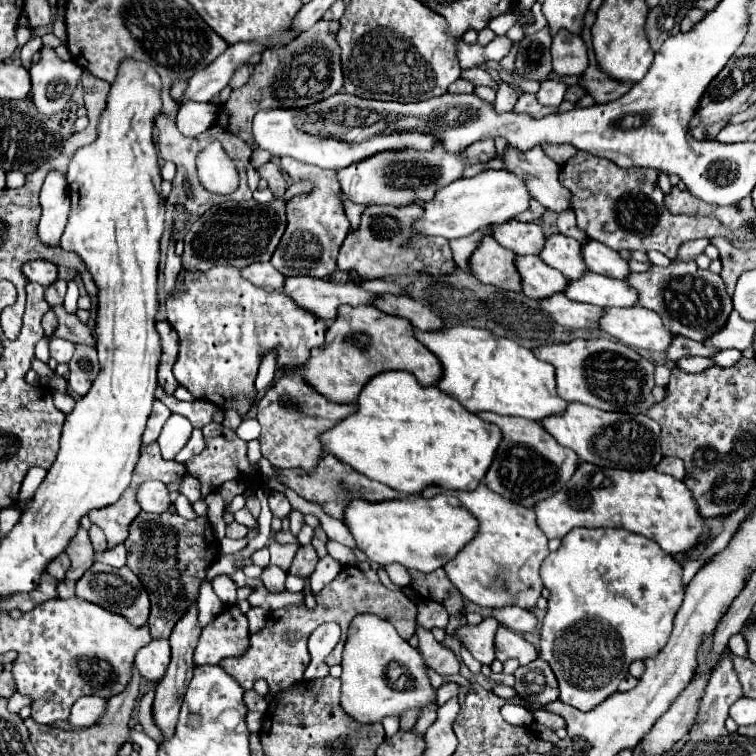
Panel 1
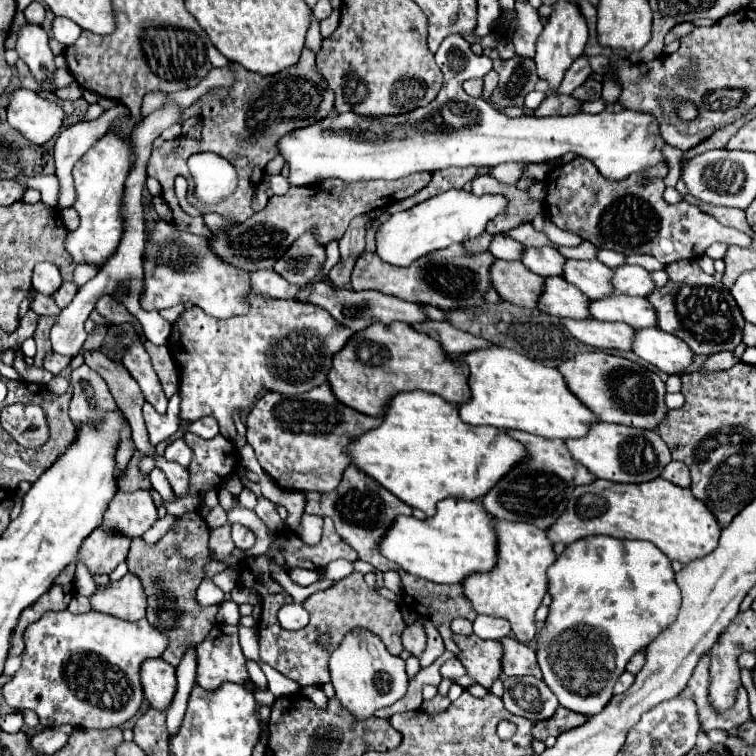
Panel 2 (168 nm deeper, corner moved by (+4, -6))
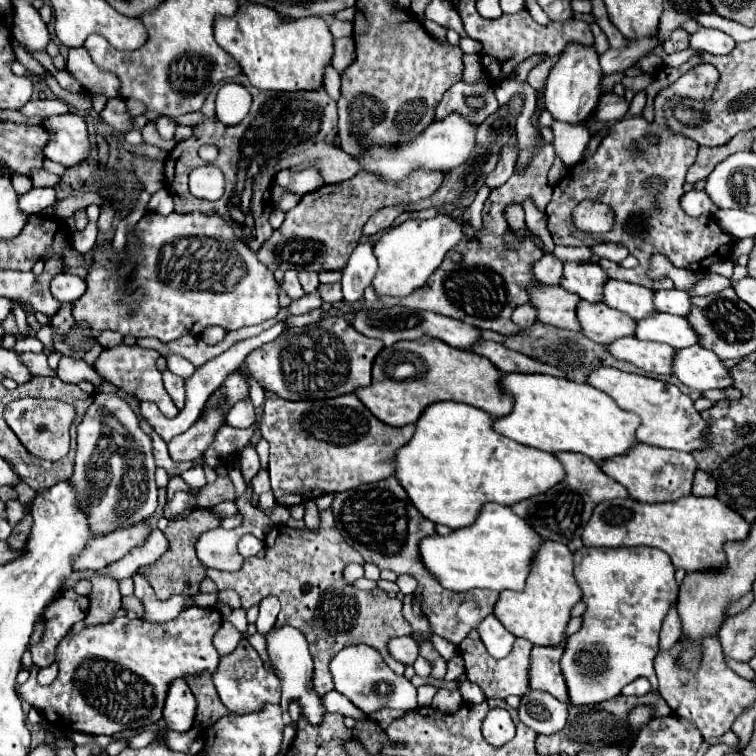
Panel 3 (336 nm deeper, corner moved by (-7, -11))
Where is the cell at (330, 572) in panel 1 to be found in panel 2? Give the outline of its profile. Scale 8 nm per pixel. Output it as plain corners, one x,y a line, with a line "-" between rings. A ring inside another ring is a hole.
335,560
321,570
323,578
331,578
331,580
341,580
341,578
349,576
351,572
353,572
353,564
347,560

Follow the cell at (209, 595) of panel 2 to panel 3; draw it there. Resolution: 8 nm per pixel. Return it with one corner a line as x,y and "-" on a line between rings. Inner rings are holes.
188,607
168,623
146,623
142,619
116,617
112,623
104,623
100,627
86,627
78,633
70,631
56,647
58,677
50,685
42,687
36,681
36,667
32,667
30,679
18,689
20,697
62,733
80,731
88,735
116,735
126,729
146,727
162,717
168,685
176,677
198,675
204,669
210,673
216,671
220,655
212,645
212,635
218,631
220,623
222,615
216,609

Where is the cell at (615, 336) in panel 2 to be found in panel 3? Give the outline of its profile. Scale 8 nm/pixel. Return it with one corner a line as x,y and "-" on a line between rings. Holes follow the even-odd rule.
620,337
620,339
616,339
616,343
606,345
606,349
616,359
634,363
636,367
642,367
644,371
672,375
670,365
672,365
674,349
664,343
638,341
636,337

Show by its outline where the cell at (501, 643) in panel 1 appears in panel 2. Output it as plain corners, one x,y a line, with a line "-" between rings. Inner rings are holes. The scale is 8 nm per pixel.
503,638
501,644
505,646
503,658
503,674
507,676
541,676
541,668
537,664
535,650
529,644
523,644
515,638

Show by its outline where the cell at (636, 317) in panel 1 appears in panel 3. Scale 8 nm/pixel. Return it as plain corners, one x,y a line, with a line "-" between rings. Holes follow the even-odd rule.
700,345
688,349
684,347
674,353
672,375
696,391
726,389
732,385
728,369
722,365
722,361

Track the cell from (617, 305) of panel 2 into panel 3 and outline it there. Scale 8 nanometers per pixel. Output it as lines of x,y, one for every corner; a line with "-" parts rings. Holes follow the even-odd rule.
660,311
656,315
648,315
648,319
638,319
634,337
640,341
666,343
674,349
682,349
698,343
698,337
686,319

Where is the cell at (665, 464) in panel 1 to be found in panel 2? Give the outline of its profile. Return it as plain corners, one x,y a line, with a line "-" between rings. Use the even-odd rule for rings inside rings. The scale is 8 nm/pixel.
671,462
669,466
665,466
665,470
661,472
661,476
681,488
689,488
691,486
691,474
689,468
683,462

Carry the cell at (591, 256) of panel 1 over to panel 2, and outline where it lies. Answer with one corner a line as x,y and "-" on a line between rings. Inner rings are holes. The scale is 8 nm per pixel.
623,264
623,266
613,268
613,272
615,272
613,284
617,286
617,290
621,294
647,298
649,294
653,294
657,290
657,284
653,282
651,274
645,268
641,268
641,266

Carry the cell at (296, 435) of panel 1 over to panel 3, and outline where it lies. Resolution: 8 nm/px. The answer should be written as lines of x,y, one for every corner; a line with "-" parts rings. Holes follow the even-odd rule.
354,393
340,395
334,399
324,399
320,407
312,401
284,401
280,397
268,397
264,403
262,417
258,421
262,437
270,443
270,481
278,505
290,507
312,501
326,493
338,493
354,489
362,483
374,483
386,479
394,473
394,451
410,441
414,425
390,427
378,421

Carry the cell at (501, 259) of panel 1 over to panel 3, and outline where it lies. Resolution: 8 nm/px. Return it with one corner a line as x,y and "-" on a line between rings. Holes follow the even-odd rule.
534,283
526,291
538,321
580,331
580,325
576,321
576,303
580,301
578,295
568,293
560,285
544,285
544,283

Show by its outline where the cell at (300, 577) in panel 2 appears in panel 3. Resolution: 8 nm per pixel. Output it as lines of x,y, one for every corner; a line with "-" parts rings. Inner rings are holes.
350,563
350,565
344,569
344,581
346,581
346,583
354,583
354,581
356,581
356,579
360,579
362,575
364,575
362,565

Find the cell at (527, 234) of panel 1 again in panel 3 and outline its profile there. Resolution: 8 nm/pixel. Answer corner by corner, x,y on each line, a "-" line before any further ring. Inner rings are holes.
566,261
560,285
570,293
580,295
582,299
602,301
602,285
606,283
606,279
608,275
596,263

